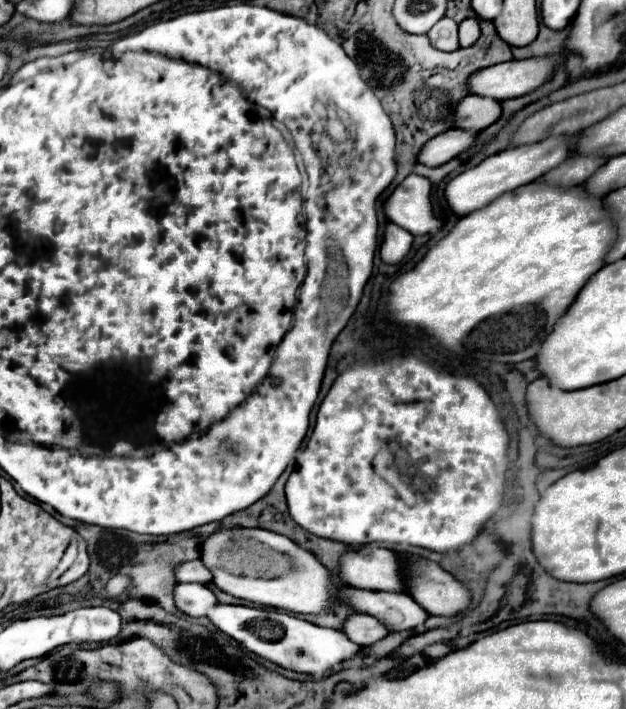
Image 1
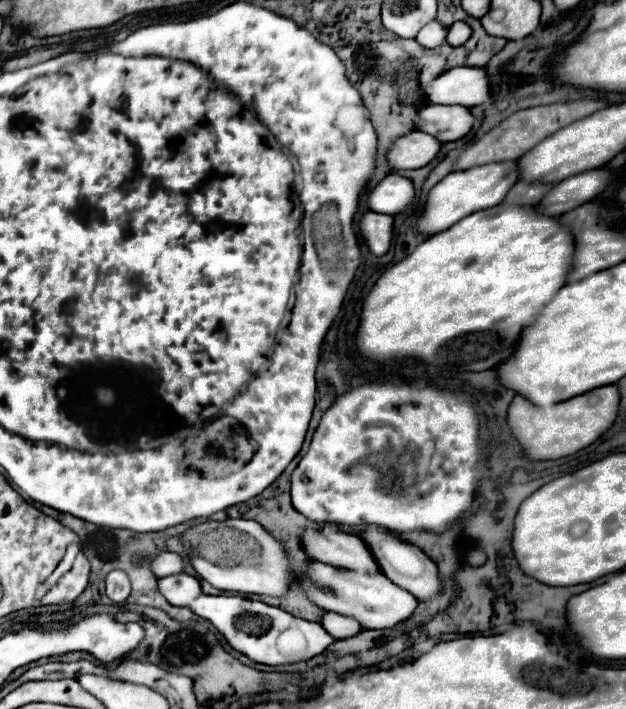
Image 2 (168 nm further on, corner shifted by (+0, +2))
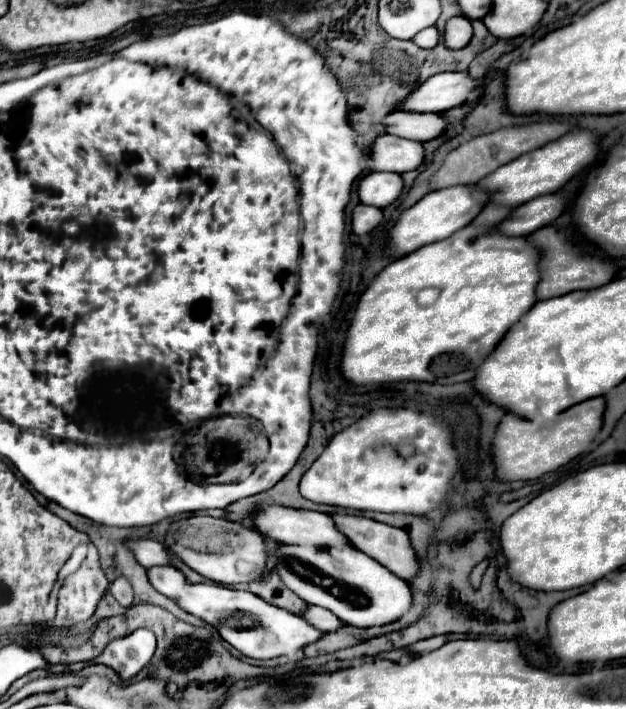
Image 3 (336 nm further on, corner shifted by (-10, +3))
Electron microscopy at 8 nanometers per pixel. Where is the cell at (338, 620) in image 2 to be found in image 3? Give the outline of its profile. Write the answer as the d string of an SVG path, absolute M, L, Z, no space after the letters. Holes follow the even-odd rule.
M309 605L309 607L301 613L301 617L305 617L307 623L311 623L315 629L319 629L319 631L323 631L323 633L335 631L335 629L343 627L343 621L337 619L331 611L327 611L327 609L323 609L323 607L315 607L315 605Z

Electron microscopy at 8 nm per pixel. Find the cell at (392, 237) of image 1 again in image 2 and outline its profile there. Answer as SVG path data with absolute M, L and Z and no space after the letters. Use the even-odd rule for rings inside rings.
M367 212L361 220L361 234L375 256L389 252L393 242L393 218L387 214Z

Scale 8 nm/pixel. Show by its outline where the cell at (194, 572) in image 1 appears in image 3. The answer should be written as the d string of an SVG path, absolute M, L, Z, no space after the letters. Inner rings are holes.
M137 539L137 541L127 541L127 547L131 547L131 553L143 567L169 565L167 549L163 543L157 543L153 539Z

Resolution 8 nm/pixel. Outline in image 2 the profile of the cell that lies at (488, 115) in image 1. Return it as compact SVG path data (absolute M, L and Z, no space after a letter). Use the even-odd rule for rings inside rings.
M425 106L417 112L417 130L427 132L441 142L453 142L467 136L473 126L475 118L471 108L465 106Z

